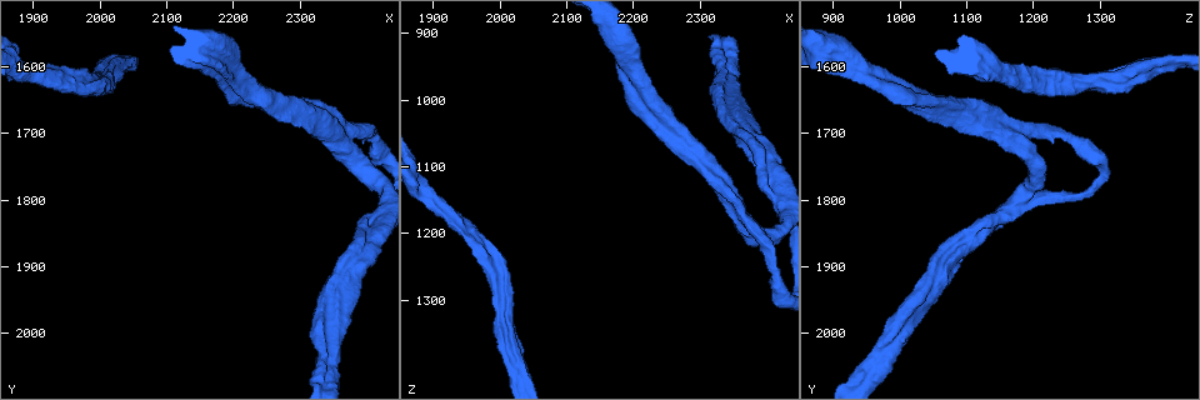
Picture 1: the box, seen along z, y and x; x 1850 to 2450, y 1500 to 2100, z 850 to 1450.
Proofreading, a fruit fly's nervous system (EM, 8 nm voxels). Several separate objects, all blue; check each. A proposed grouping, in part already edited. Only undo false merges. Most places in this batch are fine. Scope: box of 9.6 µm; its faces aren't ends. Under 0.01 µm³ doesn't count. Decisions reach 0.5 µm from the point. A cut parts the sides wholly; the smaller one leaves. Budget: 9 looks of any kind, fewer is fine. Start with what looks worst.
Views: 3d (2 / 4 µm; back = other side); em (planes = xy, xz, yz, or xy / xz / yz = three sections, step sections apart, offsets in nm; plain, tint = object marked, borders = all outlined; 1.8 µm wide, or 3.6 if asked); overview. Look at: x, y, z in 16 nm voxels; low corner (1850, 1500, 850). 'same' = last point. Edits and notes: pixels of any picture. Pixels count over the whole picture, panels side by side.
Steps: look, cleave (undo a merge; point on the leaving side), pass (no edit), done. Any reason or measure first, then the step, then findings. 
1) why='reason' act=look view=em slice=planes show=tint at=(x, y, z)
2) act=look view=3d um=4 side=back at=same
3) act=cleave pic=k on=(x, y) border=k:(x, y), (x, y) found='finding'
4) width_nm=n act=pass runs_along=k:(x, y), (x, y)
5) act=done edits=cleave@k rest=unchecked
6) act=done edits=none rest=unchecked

why='arms part here' act=look view=em slice=planes show=plain at=(2355, 1705, 1170)

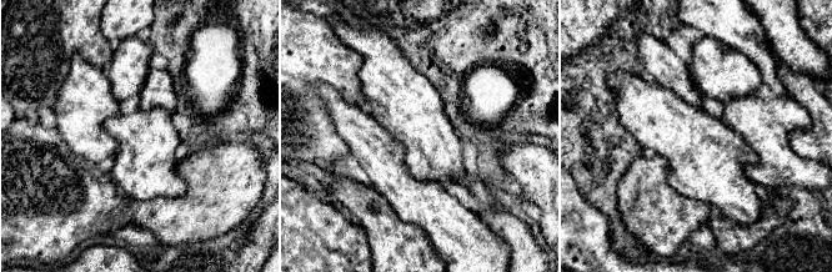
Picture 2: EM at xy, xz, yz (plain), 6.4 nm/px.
act=look view=em slice=planes show=tint at=same

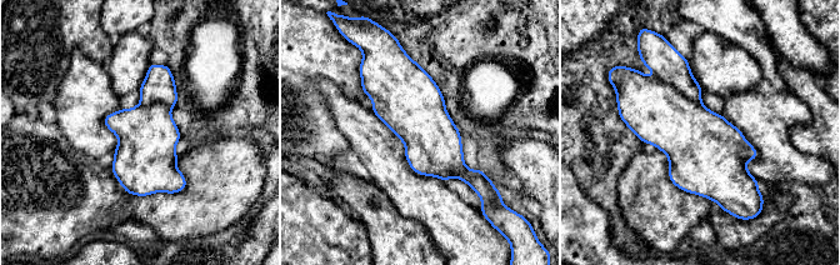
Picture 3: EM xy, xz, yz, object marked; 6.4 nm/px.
act=pass found='one cell here'

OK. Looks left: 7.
why='abrupt turn' act=look view=3d um=4 at=(2410, 1845, 1120)

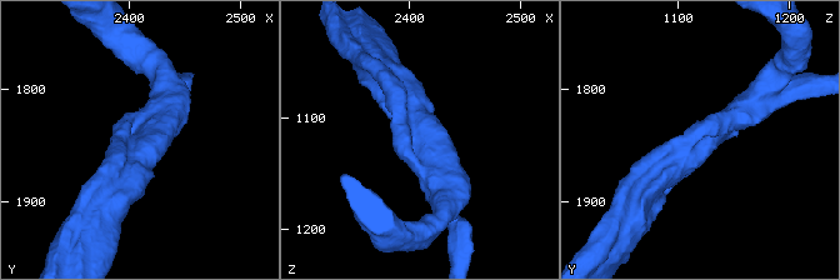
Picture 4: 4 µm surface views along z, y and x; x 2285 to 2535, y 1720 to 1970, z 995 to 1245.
act=look view=em slice=planes show=borders at=(2414, 1844, 1122)

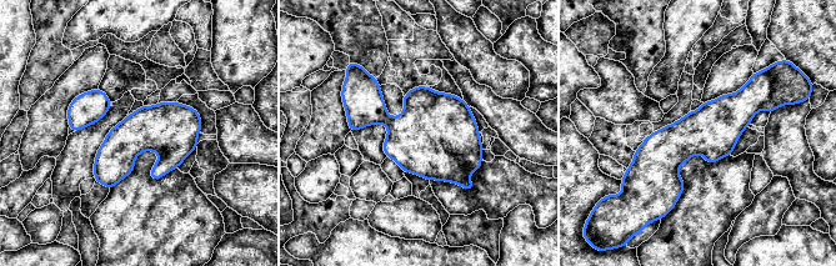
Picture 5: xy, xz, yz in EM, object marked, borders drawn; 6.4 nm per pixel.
act=pass found='continuous, no second cell'

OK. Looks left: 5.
why='a fork' act=look view=3d um=4 side=back at=(2165, 1570, 890)

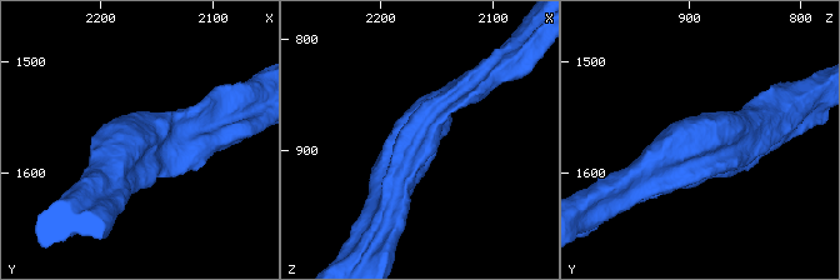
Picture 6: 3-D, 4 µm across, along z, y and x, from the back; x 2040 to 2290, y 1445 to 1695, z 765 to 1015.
arms=3 arm_widths_nm=220,420,460 act=look view=em slice=planes show=tint at=(2164, 1572, 890)

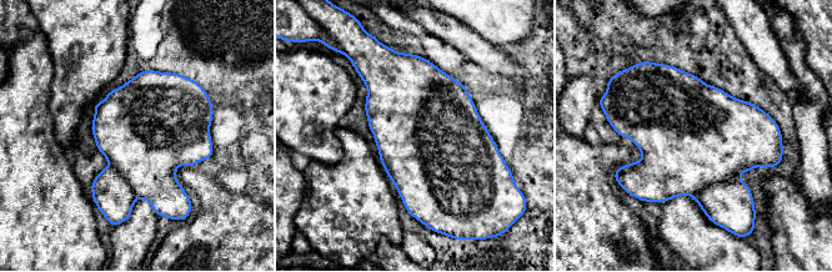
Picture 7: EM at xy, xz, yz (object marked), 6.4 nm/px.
act=pass found='one cell here'

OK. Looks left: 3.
act=look view=em slice=planes show=tint at=(2350, 1995, 1005)

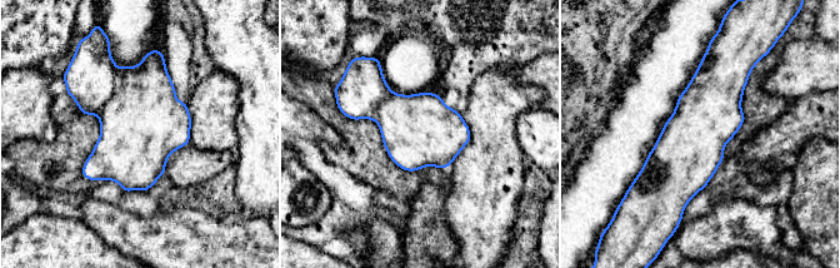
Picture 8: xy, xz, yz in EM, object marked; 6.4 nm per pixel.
width_nm=440 act=pass found='one cell here'

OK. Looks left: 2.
act=done edits=none rest=unchecked

